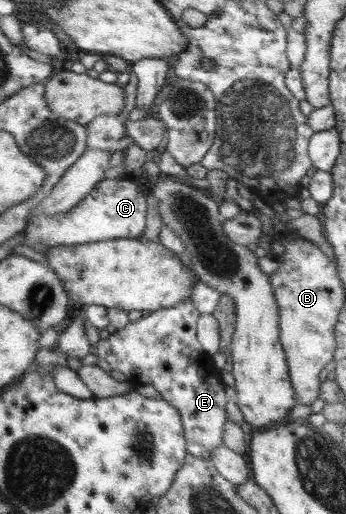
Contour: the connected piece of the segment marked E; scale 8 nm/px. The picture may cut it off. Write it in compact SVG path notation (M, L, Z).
M186 298L174 307L156 310L135 322L128 322L94 346L95 354L104 359L112 370L124 374L129 383L136 387L154 386L160 397L178 409L188 453L208 460L223 443L228 399L221 373L214 369L212 357L204 353L198 344L199 314L191 299Z

